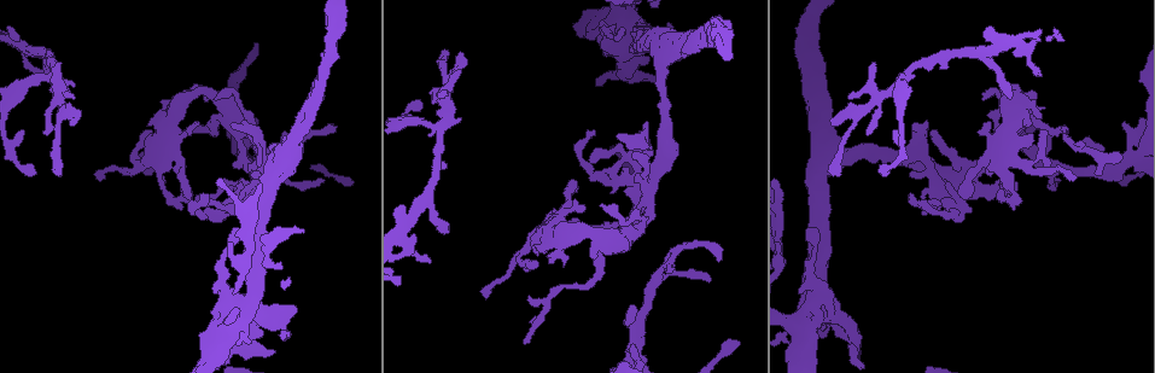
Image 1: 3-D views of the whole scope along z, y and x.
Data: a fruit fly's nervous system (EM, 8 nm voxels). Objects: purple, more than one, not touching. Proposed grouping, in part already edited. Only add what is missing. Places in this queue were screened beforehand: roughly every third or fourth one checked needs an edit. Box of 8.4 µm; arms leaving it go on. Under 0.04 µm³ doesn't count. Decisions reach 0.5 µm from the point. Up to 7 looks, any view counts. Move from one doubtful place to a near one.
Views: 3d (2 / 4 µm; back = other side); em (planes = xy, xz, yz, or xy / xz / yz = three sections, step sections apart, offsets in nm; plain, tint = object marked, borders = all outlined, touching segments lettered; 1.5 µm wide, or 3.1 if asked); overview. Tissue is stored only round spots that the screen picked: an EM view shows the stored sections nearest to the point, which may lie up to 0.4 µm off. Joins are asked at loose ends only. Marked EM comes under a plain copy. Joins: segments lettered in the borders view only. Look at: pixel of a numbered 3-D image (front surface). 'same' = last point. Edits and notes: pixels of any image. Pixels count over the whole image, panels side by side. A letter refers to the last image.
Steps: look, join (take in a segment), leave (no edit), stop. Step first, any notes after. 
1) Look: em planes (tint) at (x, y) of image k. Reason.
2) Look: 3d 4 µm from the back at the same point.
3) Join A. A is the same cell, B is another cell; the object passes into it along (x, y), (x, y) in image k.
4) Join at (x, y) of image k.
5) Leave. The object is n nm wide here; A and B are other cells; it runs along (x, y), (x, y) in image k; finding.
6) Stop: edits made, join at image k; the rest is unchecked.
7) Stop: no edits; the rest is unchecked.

Look: em xz step 4 (borders) at (1037, 96) of image 1. Thick end.

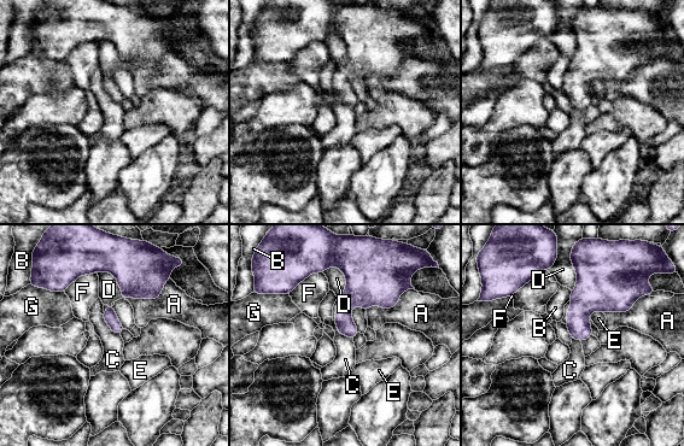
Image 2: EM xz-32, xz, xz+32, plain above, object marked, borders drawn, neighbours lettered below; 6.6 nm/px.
Leave. The longest contact is with A, 320 nm; A, B, C, D, E, F and G are other cells; no lettered segment goes on from it.

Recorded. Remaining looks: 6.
Look: 3d 2 µm at (720, 259) of image 1. Free end.

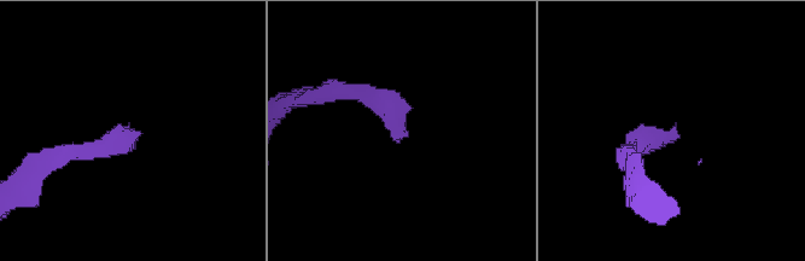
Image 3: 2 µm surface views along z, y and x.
Look: em xy step 8 (tint) at (129, 126) of image 3.

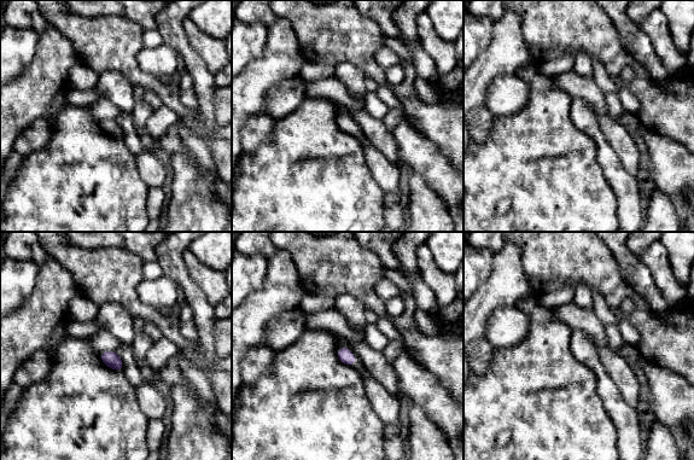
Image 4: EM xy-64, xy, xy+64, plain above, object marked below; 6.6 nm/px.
Look: em yz step 8 (borders) at the same point.

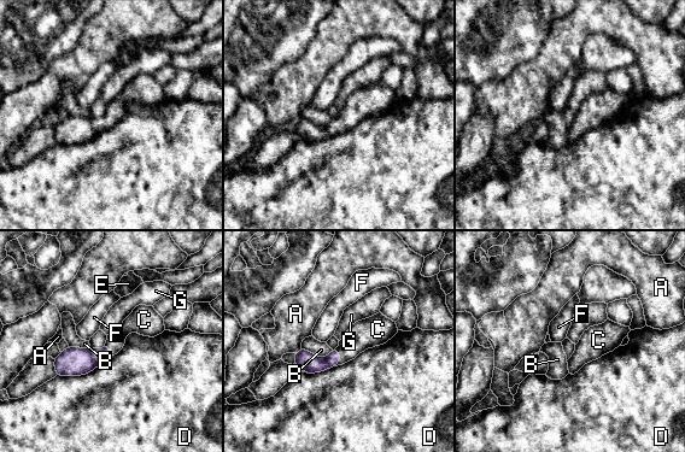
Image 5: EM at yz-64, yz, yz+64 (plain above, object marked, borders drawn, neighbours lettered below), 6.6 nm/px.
Join C. C is the same cell, A, B, D, E, F and G are other cells; the object passes into it along (306, 360), (339, 358), (364, 334) in image 5; the neuron continues.

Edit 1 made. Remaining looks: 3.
Look: overview.

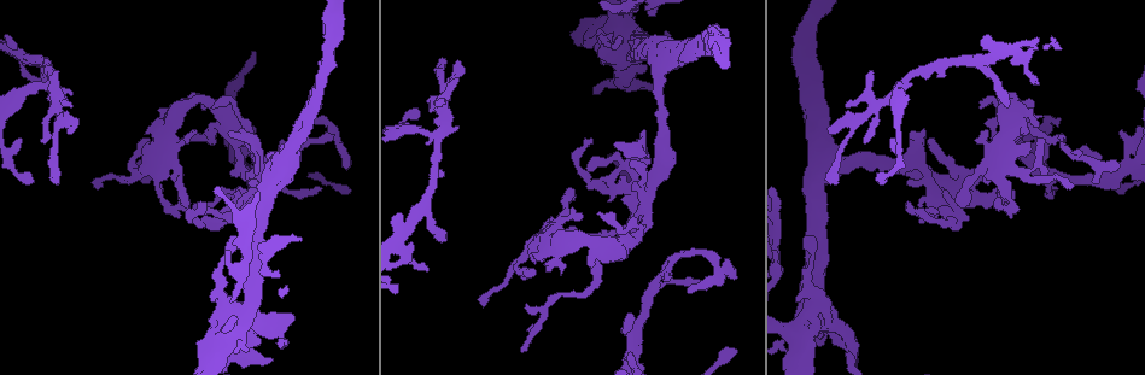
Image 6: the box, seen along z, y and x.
Look: em xz step 4 (tint) at (868, 72) of image 6. Branch stops here.

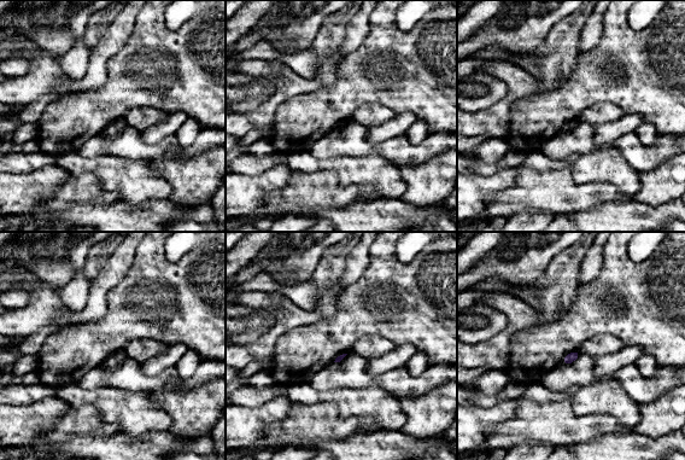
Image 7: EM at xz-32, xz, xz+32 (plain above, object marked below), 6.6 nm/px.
Look: em planes (borders) at the same point. Another direction.

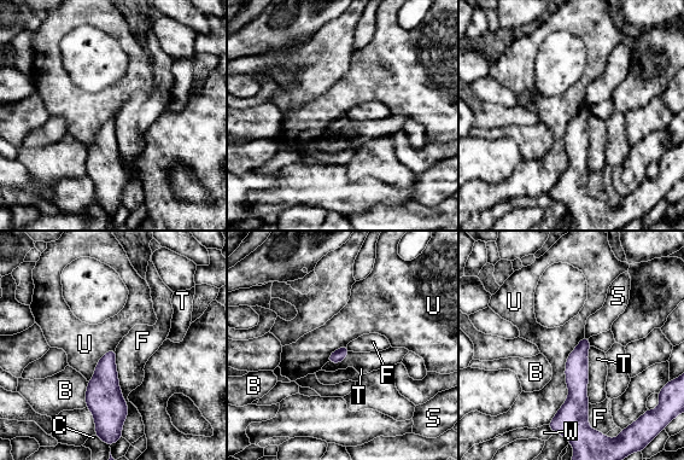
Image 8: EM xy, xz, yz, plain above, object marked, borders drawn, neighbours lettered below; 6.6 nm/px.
Leave. B, C, F, S, T, U and W are other cells; a border runs along (584, 336), (548, 424) in image 8; no lettered segment goes on from it.

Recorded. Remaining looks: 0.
Stop: edits made, join at image 5; the rest is unchecked.

